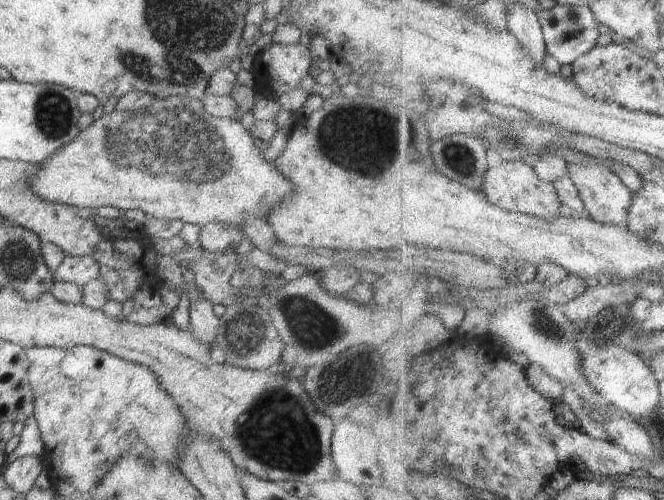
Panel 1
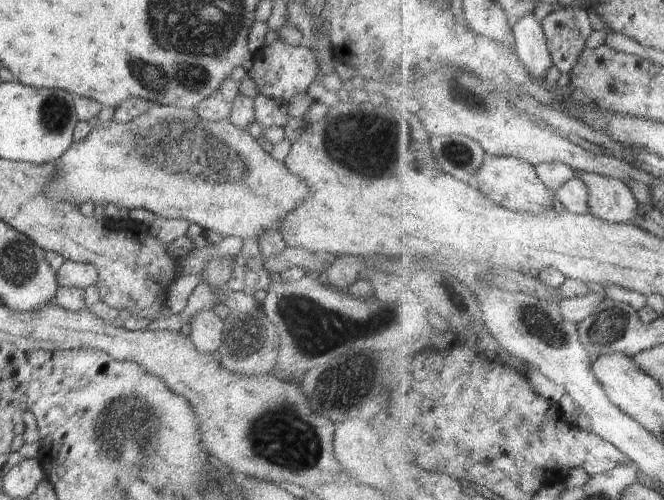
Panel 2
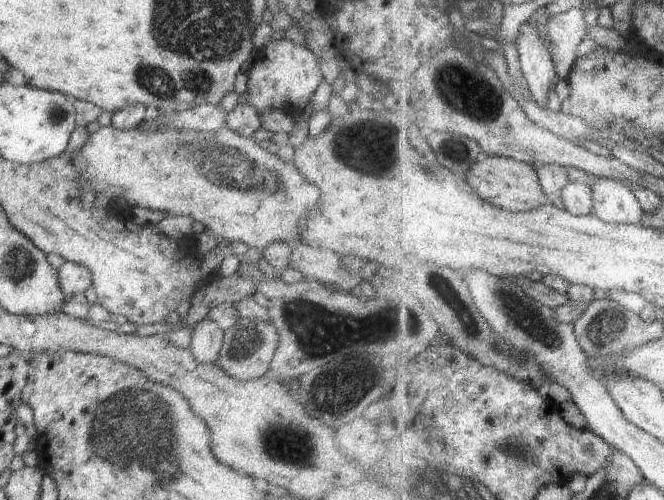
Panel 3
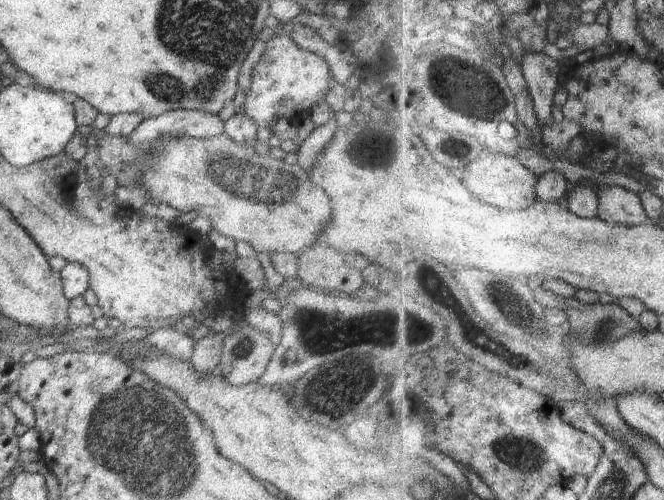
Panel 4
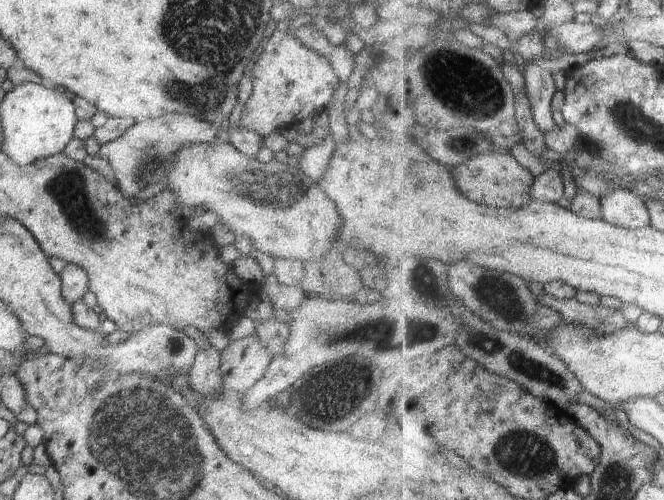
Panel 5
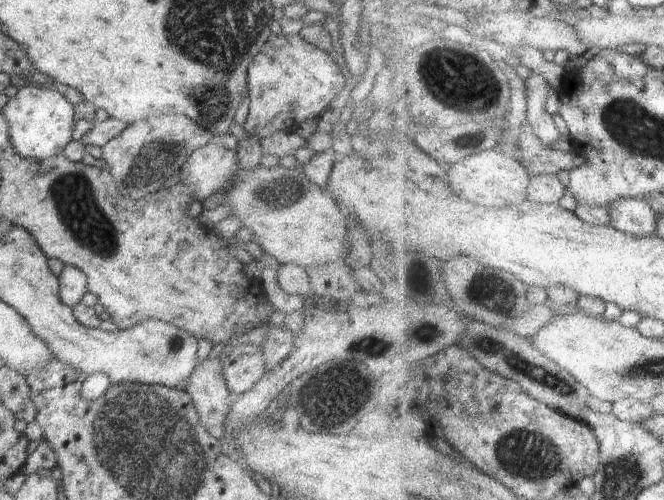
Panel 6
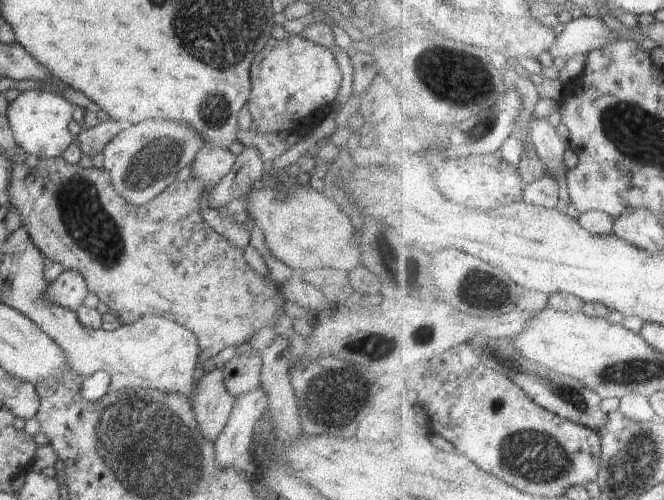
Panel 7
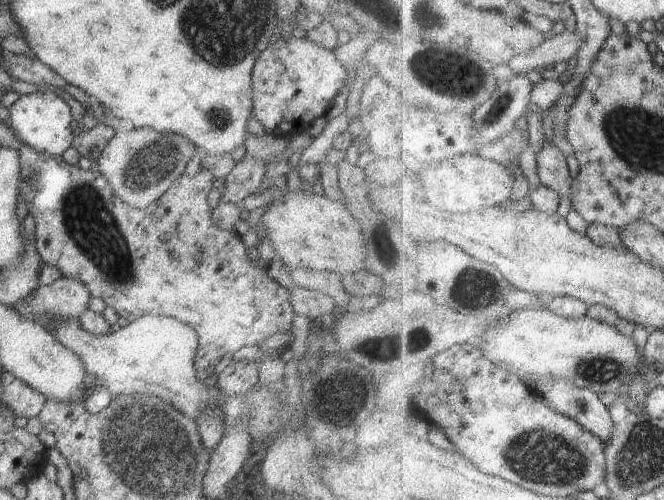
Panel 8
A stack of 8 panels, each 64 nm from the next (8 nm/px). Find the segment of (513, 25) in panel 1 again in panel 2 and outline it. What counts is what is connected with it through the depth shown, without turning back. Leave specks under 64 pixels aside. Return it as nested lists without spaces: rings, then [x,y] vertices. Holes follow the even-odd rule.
[[[533,13],[520,17],[513,26],[516,37],[515,48],[522,57],[525,65],[533,72],[533,75],[545,81],[550,66],[554,64],[545,28]]]

